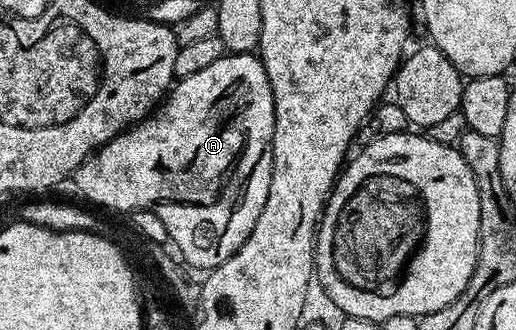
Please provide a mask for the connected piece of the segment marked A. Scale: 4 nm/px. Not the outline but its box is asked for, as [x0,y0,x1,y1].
[74,53,274,272]

